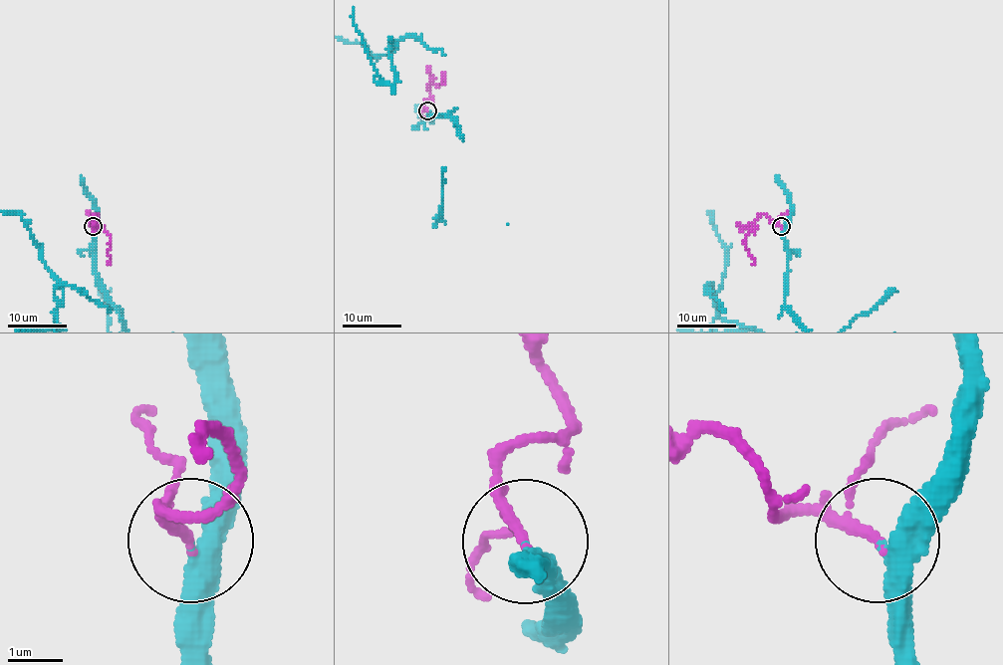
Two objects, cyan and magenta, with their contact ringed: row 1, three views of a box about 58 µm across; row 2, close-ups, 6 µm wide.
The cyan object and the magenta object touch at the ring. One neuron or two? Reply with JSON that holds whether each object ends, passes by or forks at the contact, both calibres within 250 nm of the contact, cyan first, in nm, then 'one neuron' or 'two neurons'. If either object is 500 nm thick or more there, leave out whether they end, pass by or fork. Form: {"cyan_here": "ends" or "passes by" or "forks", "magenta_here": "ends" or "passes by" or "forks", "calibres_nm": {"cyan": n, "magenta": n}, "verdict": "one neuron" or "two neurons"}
{"cyan_here": "passes by", "magenta_here": "passes by", "calibres_nm": {"cyan": 320, "magenta": 140}, "verdict": "one neuron"}

